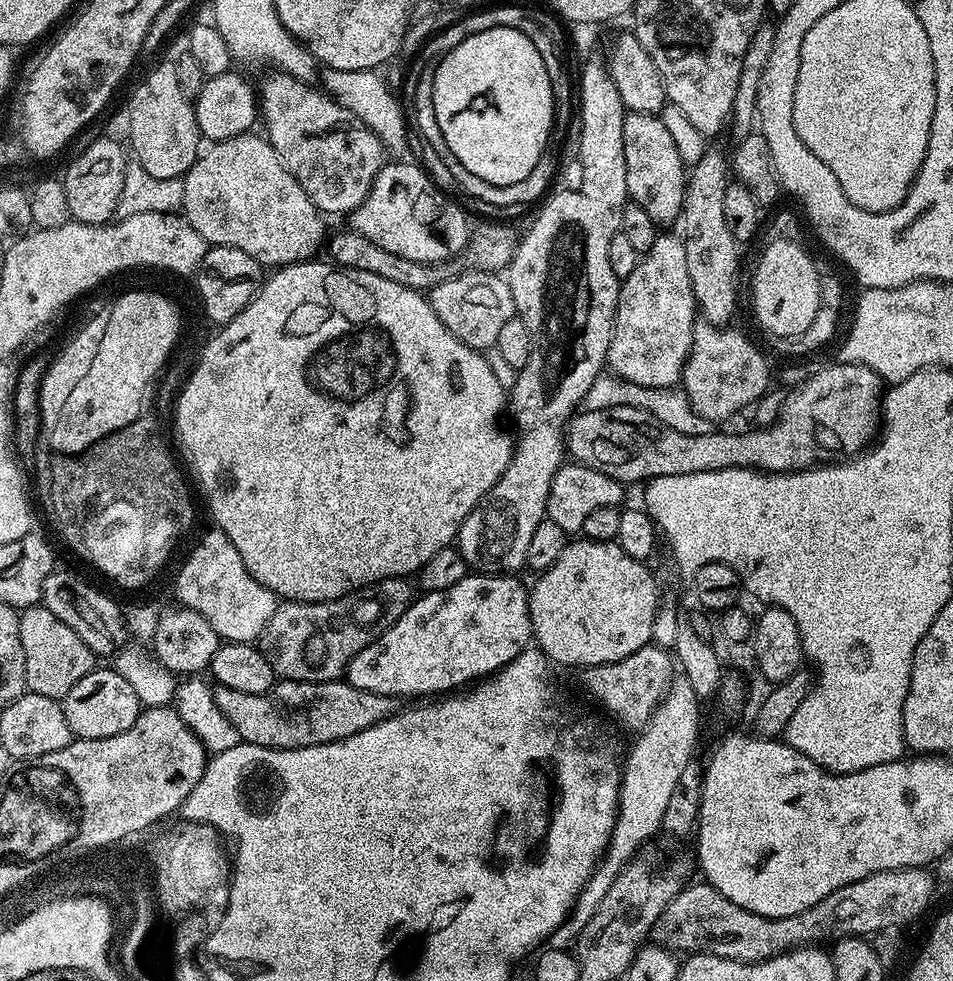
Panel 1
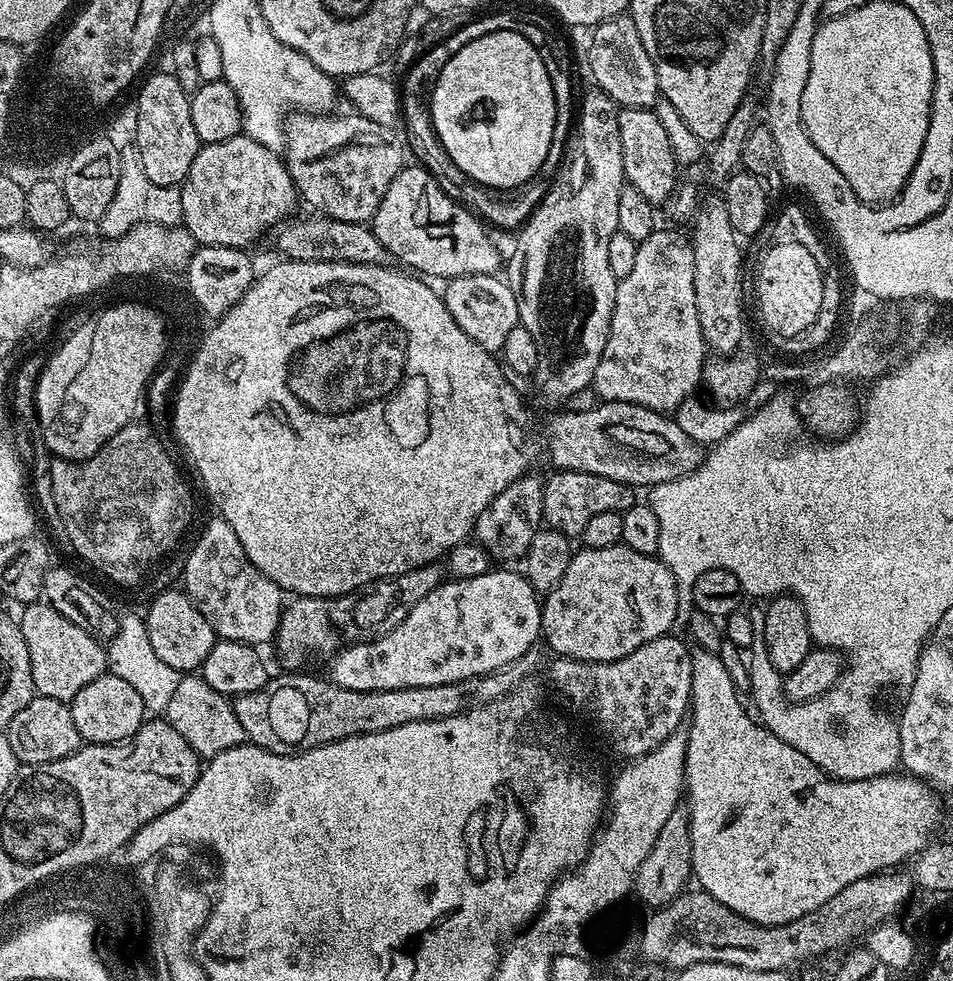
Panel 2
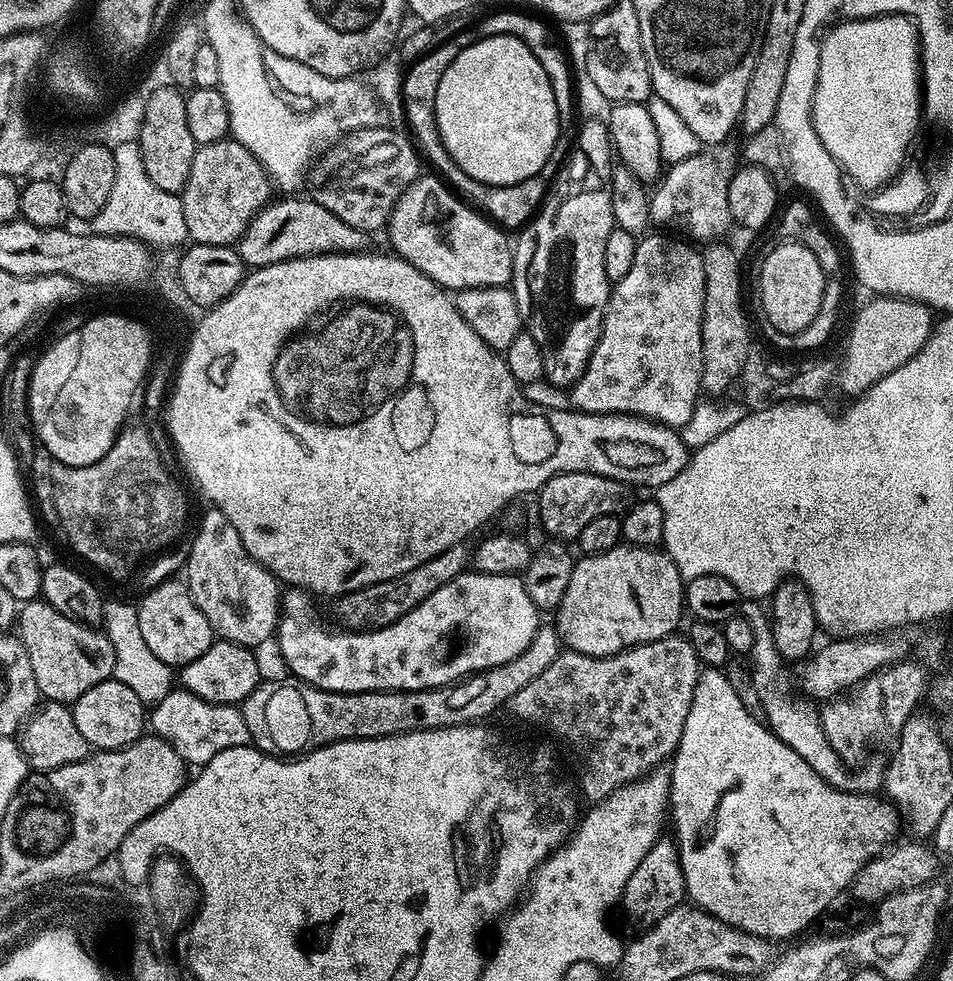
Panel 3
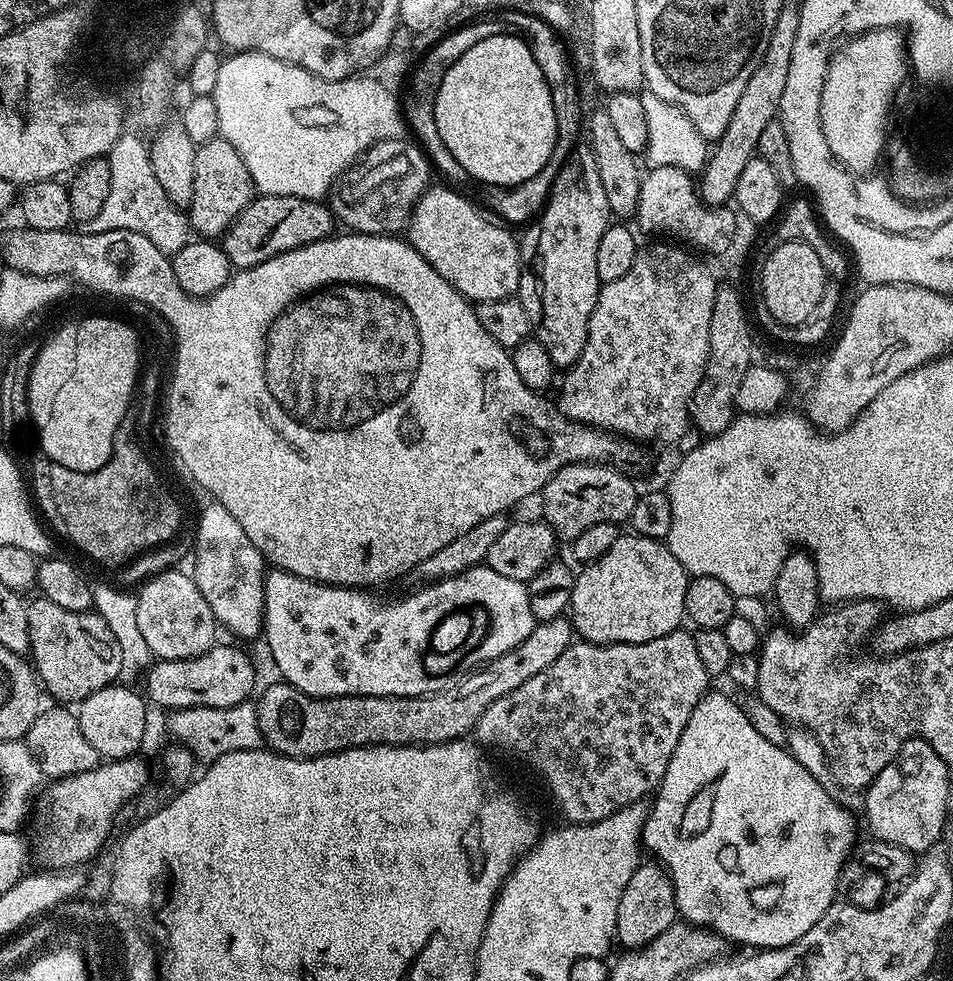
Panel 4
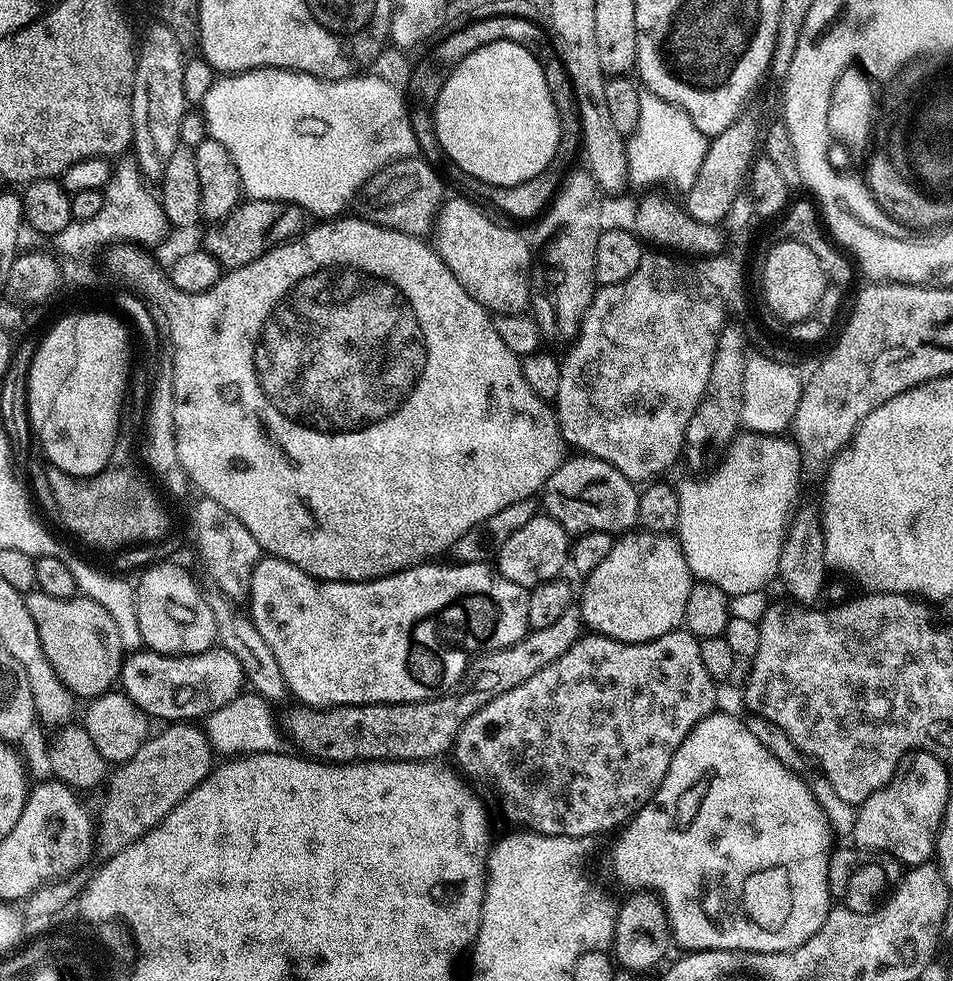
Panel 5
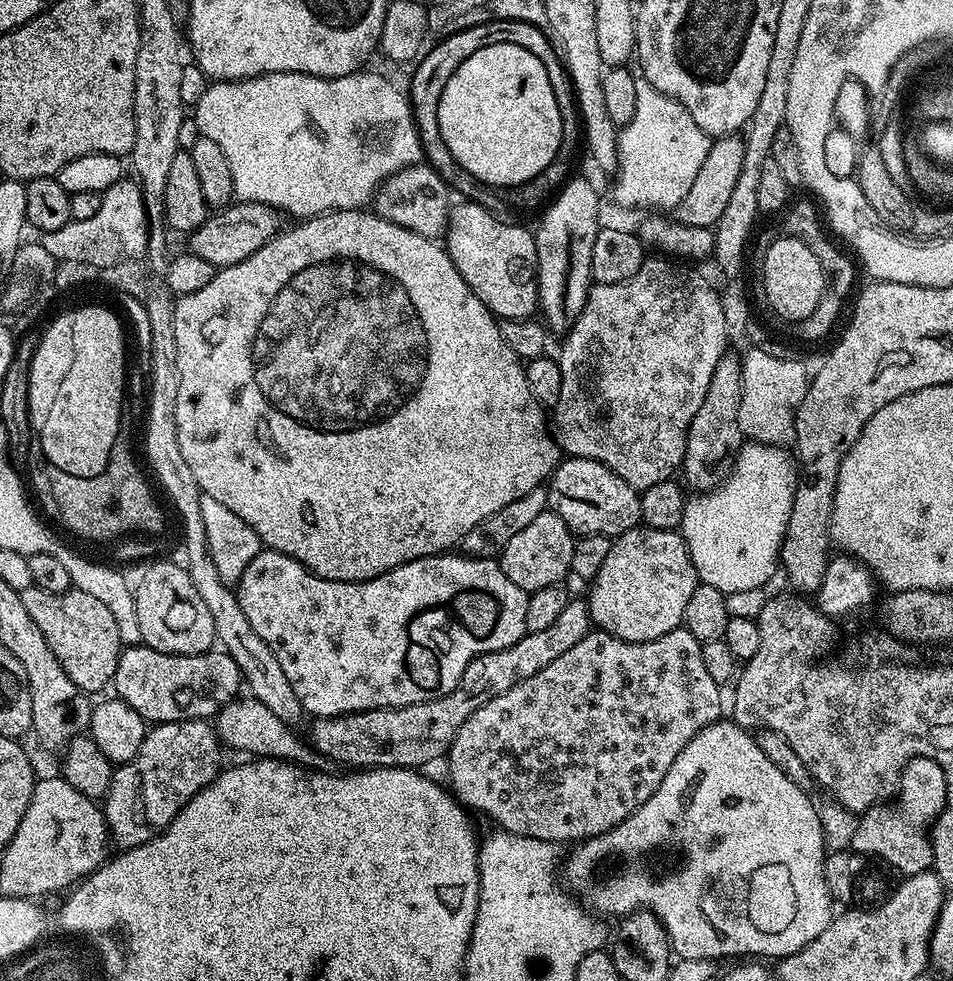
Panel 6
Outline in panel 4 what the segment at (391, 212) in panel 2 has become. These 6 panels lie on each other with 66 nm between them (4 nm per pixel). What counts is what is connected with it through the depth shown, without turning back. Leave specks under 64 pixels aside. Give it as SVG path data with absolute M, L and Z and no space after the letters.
M432 186L420 193L406 229L408 243L466 299L483 302L515 297L520 291L520 246L517 237L512 237L507 227L495 228L491 224L493 221L471 199L468 201L466 197L451 192L456 190L448 188Z

